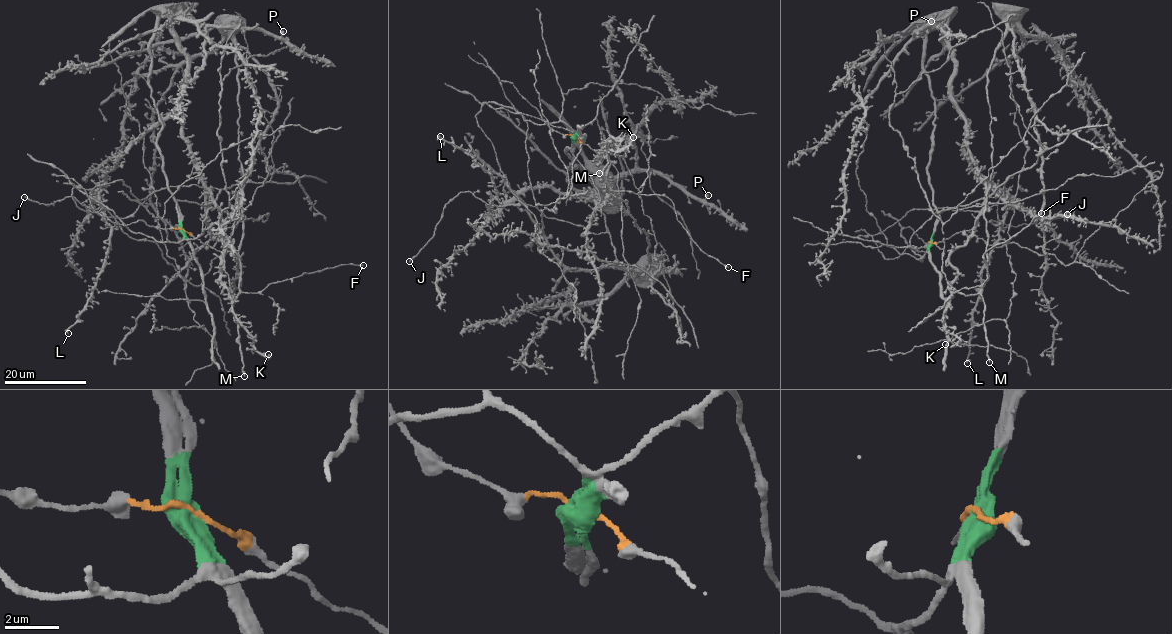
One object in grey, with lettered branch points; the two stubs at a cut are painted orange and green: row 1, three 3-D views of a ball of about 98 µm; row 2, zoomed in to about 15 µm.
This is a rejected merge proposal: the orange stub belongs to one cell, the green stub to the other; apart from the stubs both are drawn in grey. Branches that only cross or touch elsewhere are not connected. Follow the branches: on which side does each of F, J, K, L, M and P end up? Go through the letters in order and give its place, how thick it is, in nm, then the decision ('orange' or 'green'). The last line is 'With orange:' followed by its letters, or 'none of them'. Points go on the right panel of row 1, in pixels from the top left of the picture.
F: place (1041, 213); calibre 240 nm; orange
J: place (1067, 214); calibre 180 nm; green
K: place (945, 344); calibre 200 nm; green
L: place (967, 363); calibre 240 nm; green
M: place (989, 362); calibre 240 nm; orange
P: place (931, 21); calibre 550 nm; green
With orange: F, M

